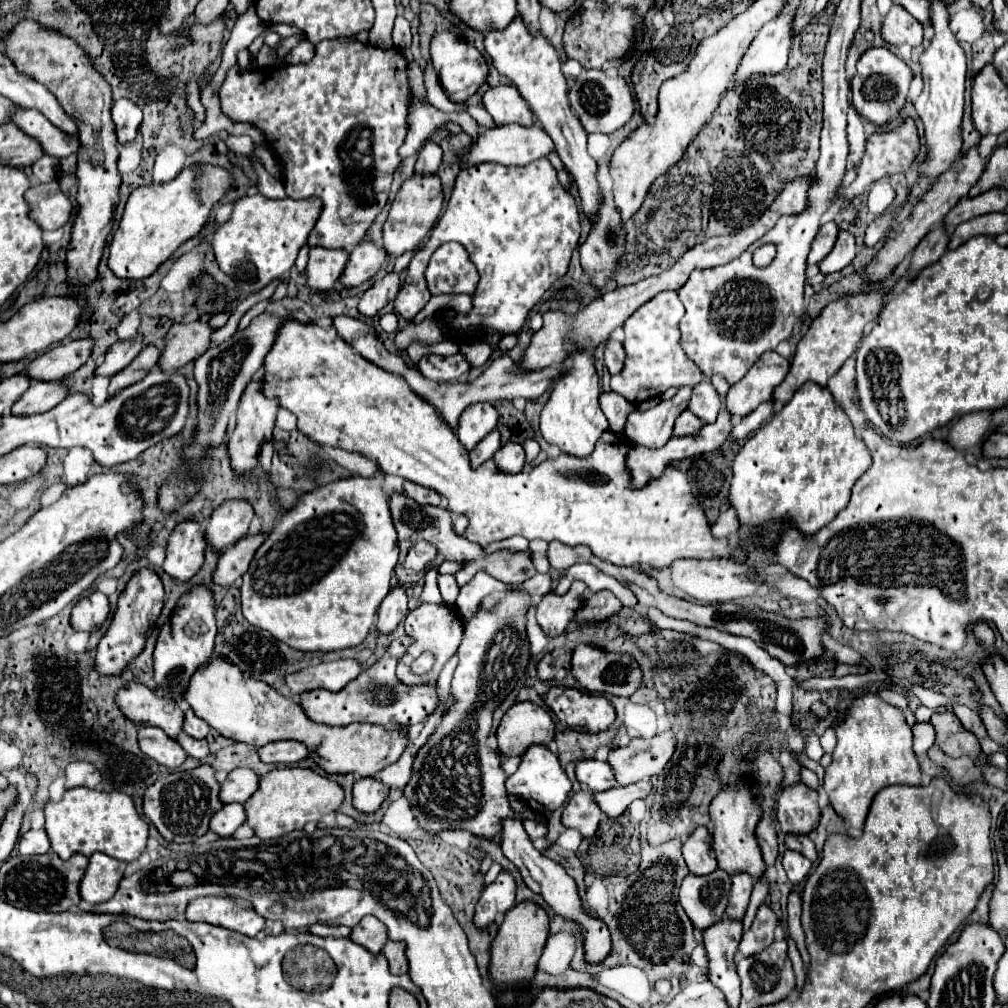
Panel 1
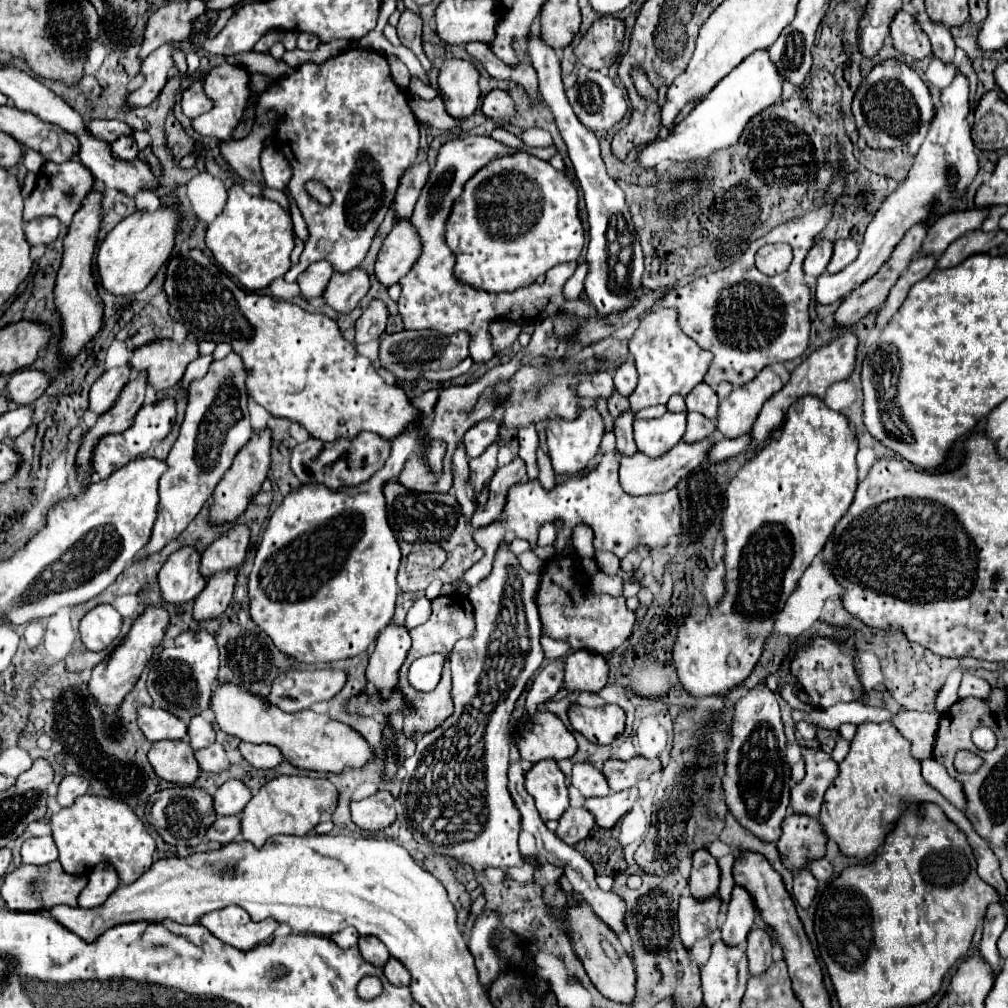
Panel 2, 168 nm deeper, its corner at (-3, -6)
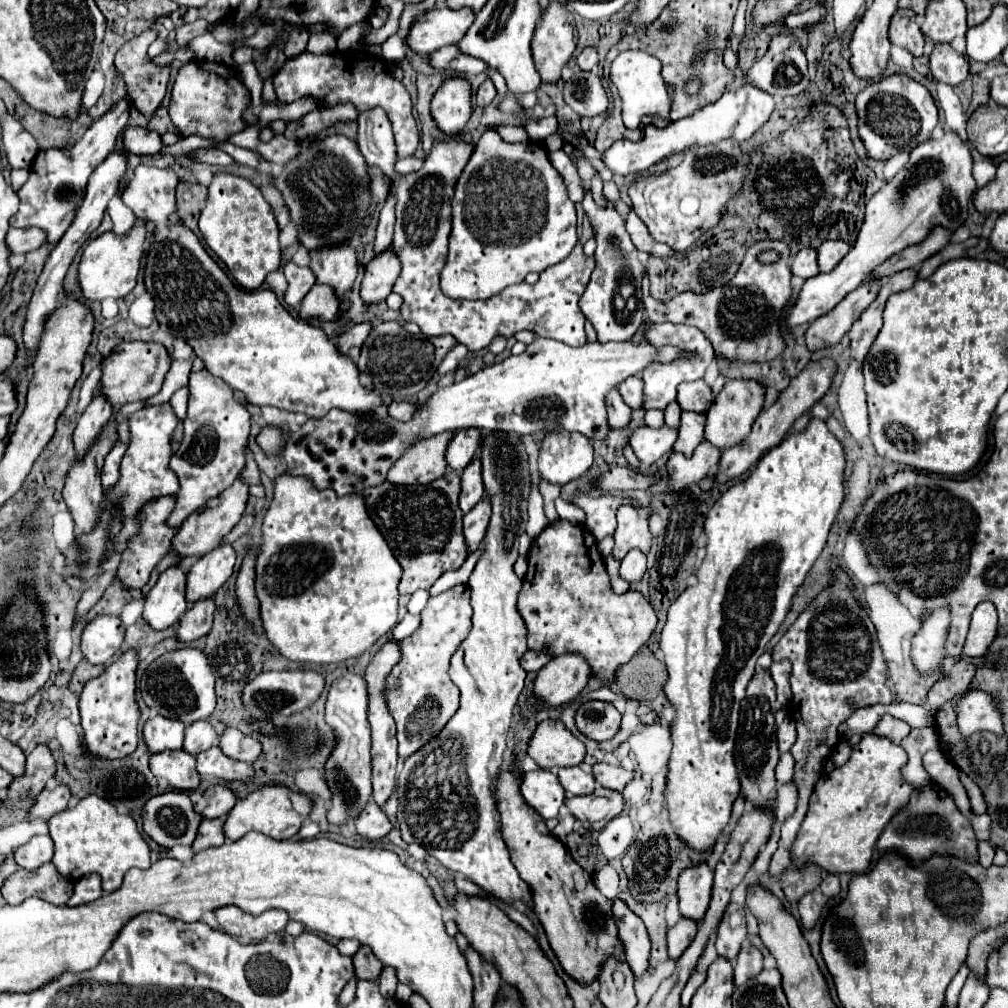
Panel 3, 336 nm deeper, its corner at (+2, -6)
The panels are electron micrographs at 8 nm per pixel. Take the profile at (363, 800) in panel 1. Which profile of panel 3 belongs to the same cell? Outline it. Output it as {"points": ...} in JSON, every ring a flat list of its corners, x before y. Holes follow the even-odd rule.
{"points":[[370,800,366,804,366,810,364,810,362,818,358,818,358,822,354,822,354,824,356,824,358,834,364,840,370,840,370,842,384,838,392,830,392,824,390,824,388,816,384,814,384,810,374,800]]}

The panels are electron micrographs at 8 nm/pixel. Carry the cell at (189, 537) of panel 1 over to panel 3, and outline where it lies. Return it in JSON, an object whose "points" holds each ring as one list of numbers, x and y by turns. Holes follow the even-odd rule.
{"points":[[170,566,166,572,160,574,156,586,144,598,144,612,142,618,152,630,166,630,180,620,186,612,186,574,180,566]]}

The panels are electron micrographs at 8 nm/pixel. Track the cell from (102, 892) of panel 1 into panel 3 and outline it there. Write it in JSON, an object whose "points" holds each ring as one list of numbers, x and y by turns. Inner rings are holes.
{"points":[[90,874,90,876,80,878,80,880,74,884,74,894,72,894,72,898,66,902,66,906,80,906,80,904,92,902,92,900,96,900,96,898,100,898,100,896,102,896,100,878,98,878,98,874]]}

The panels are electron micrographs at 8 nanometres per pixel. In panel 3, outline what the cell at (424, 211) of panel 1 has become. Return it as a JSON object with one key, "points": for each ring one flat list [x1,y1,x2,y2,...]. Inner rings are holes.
{"points":[[386,250,386,254,380,254,370,260,364,272,360,296,364,304,378,304,384,302,386,296,392,292,392,286,400,274,400,262,394,258,392,250]]}

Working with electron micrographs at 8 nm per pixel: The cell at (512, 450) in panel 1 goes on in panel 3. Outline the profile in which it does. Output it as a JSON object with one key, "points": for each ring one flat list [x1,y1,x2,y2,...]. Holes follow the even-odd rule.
{"points":[[484,498,464,516,464,538,466,538,468,554,472,554,482,544,488,522,490,522,490,502,486,502]]}

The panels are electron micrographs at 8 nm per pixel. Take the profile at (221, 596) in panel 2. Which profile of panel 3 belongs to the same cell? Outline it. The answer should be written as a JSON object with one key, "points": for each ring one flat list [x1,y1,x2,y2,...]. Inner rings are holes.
{"points":[[208,598,206,602,196,602,182,618,178,624,178,634,176,638,180,642,194,642,210,632,212,626,212,614,214,614,214,600]]}

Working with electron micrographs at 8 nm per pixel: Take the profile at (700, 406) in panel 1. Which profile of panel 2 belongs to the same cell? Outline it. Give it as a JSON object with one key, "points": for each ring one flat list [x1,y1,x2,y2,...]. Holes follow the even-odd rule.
{"points":[[705,382,695,386,691,390,691,394,687,394,685,402,687,402,687,412,699,412,699,414,707,416,709,420,717,420,719,400,717,400,715,390,711,386,707,386]]}

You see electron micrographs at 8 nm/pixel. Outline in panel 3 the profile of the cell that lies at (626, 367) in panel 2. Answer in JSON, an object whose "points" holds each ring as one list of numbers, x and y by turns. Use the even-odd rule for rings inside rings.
{"points":[[640,376,628,378,622,386,620,386,620,396,624,398,624,402,634,408,634,410,642,410,642,398,644,398,644,382]]}

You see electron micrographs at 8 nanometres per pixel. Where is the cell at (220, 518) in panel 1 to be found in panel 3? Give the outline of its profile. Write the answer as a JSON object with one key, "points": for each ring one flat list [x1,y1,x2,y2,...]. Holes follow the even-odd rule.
{"points":[[222,544,210,554,198,558,186,576,186,600,194,604,198,600,212,598,218,588,232,576,236,552,230,544]]}

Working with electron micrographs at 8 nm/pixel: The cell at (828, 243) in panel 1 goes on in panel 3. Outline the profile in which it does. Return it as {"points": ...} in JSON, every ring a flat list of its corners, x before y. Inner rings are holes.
{"points":[[804,248,796,254,792,266,790,266,792,274,794,276,800,276,800,278,812,278,816,276,820,270,818,270,818,260,816,260,816,250,814,248]]}

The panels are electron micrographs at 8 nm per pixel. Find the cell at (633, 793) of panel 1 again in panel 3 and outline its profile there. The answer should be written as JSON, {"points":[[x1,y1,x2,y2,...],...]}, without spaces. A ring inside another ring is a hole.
{"points":[[596,786,592,794,568,798,566,806,570,808,572,816,584,824,584,828,598,830,622,812,624,798,620,792]]}

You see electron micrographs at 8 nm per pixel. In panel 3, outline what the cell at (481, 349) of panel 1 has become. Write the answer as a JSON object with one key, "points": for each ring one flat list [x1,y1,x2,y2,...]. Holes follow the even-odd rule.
{"points":[[372,108,358,116,358,146,368,162,376,166,390,180,390,194,396,198,396,226,392,250,402,262,402,272,394,284,394,292,404,298,400,308,406,322,420,326,426,336,452,334,468,350,486,348,496,336,512,338,520,330,532,330,536,336,554,338,568,346,582,346,586,342,584,314,578,306,590,274,594,270,594,256,586,256,582,242,562,262,546,268,536,284,520,282,508,286,488,300,452,300,440,290,440,272,448,256,450,236,450,204,456,180,460,178,466,162,470,160,472,146,466,142,438,142,428,154,418,172,398,174,394,162,398,158,392,124,382,108]]}

